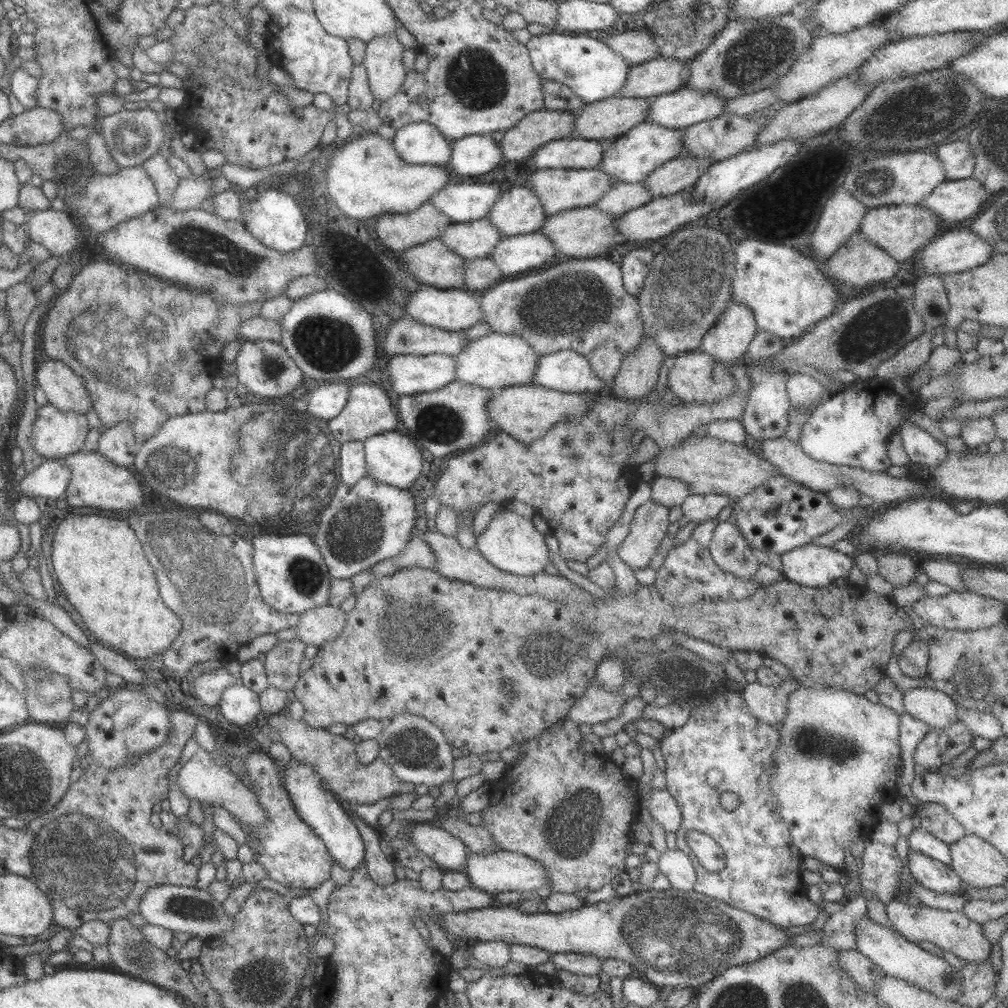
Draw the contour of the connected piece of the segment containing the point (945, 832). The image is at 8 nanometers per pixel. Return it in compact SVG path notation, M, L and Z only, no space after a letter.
M919 804L912 814L919 816L919 827L947 844L966 835L965 828L942 804Z

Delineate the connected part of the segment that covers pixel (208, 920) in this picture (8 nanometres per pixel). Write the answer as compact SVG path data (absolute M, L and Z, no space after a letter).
M163 884L152 887L140 898L138 913L147 924L166 928L171 932L187 932L198 936L202 941L217 936L221 931L232 927L232 917L228 917L221 903L205 889Z

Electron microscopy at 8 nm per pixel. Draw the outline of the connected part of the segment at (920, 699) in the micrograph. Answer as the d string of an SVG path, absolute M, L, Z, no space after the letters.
M916 686L902 693L904 713L924 722L929 729L947 729L958 721L958 698L944 692Z

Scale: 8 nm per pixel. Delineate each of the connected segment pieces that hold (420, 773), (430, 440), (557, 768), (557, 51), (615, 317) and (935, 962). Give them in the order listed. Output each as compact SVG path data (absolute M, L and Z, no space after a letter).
M397 715L384 721L384 726L377 741L378 757L393 771L393 774L403 782L413 785L440 786L449 781L453 768L451 746L447 744L443 734L422 716Z
M453 381L431 392L423 392L419 396L401 396L397 402L400 424L410 432L412 441L420 448L437 458L445 458L447 454L457 454L472 449L489 436L493 430L492 420L487 405L493 392L489 389Z
M561 718L549 726L541 736L519 743L521 757L514 758L505 766L504 772L513 776L513 784L529 784L537 788L533 800L503 800L509 788L501 784L501 779L488 782L488 804L480 811L479 826L490 832L499 849L522 854L536 860L545 869L550 892L562 892L584 899L590 892L597 892L602 886L611 883L615 876L624 871L625 849L631 839L630 826L636 819L635 805L639 797L639 780L625 776L620 766L604 754L589 754L579 750L581 734L578 725L572 720Z
M553 30L533 35L526 42L528 55L535 72L542 78L554 80L569 87L584 104L617 96L624 87L631 63L614 53L603 38L589 38Z
M596 257L593 259L561 259L559 264L547 268L547 272L539 272L539 274L523 275L522 277L515 276L514 278L503 278L495 286L485 289L483 292L478 293L478 300L482 312L480 322L487 323L493 333L520 336L525 342L540 356L549 354L550 352L557 351L575 351L577 354L588 355L593 347L598 344L613 341L618 346L618 351L622 352L622 356L633 349L638 347L642 341L643 325L640 317L640 306L638 298L629 294L622 285L622 272L617 264L613 264L608 257Z
M866 914L856 920L854 941L854 949L876 964L885 975L913 983L942 999L953 1001L954 996L961 992L961 975L946 960L929 954L916 943L905 940L890 928L871 921Z

